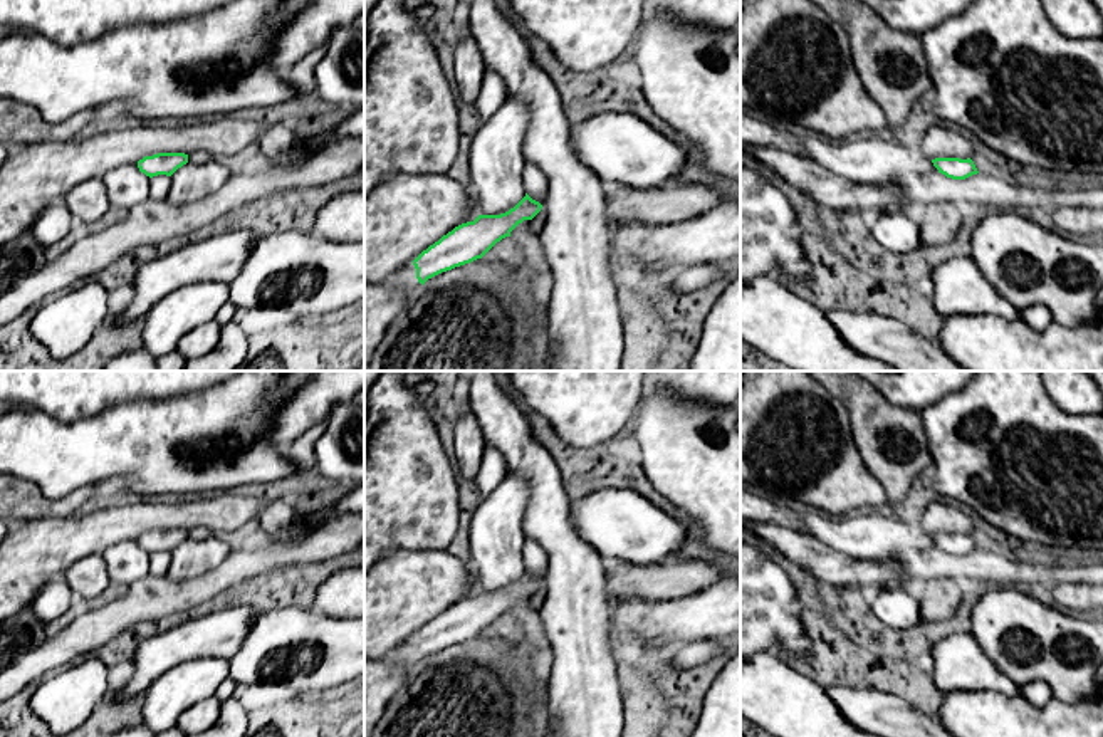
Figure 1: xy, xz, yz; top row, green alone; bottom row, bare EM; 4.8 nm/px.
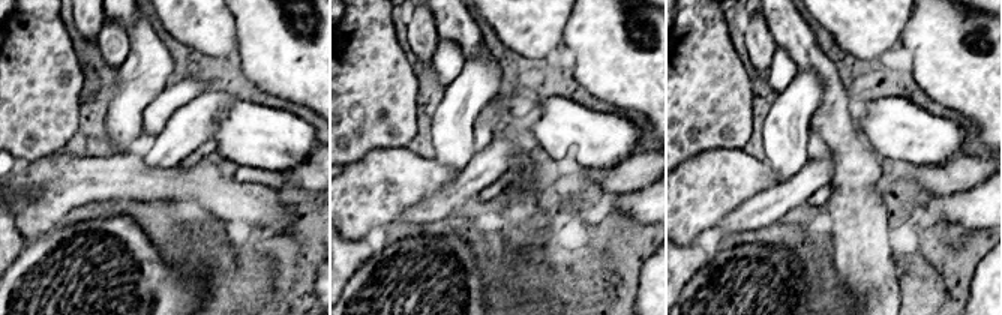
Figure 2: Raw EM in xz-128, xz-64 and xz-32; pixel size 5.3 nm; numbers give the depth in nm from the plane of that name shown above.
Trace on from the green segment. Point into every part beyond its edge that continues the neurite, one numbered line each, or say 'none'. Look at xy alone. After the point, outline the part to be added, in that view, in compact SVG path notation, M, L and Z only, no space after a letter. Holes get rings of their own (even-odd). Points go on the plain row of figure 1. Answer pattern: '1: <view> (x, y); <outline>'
none

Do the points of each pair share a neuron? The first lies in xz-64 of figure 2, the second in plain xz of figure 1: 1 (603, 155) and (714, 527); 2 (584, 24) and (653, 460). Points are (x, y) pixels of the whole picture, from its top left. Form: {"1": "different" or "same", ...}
{"1": "different", "2": "same"}

